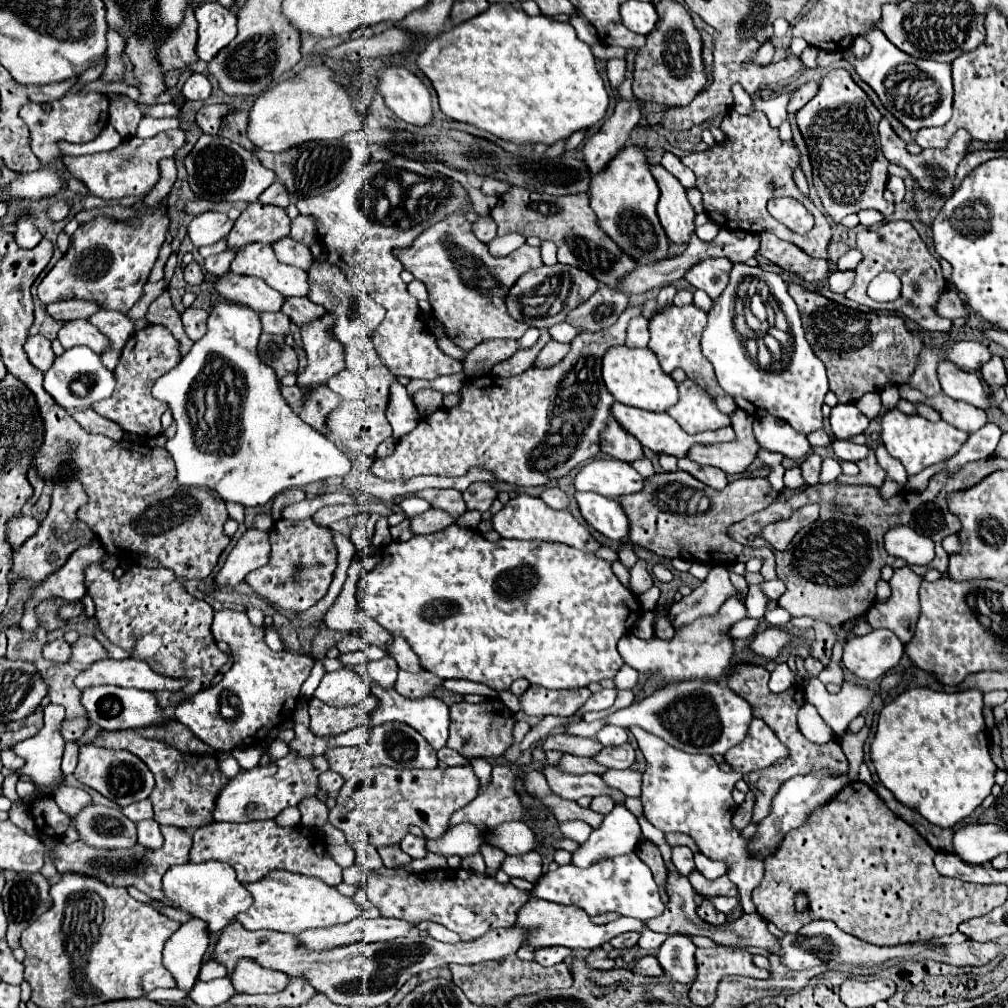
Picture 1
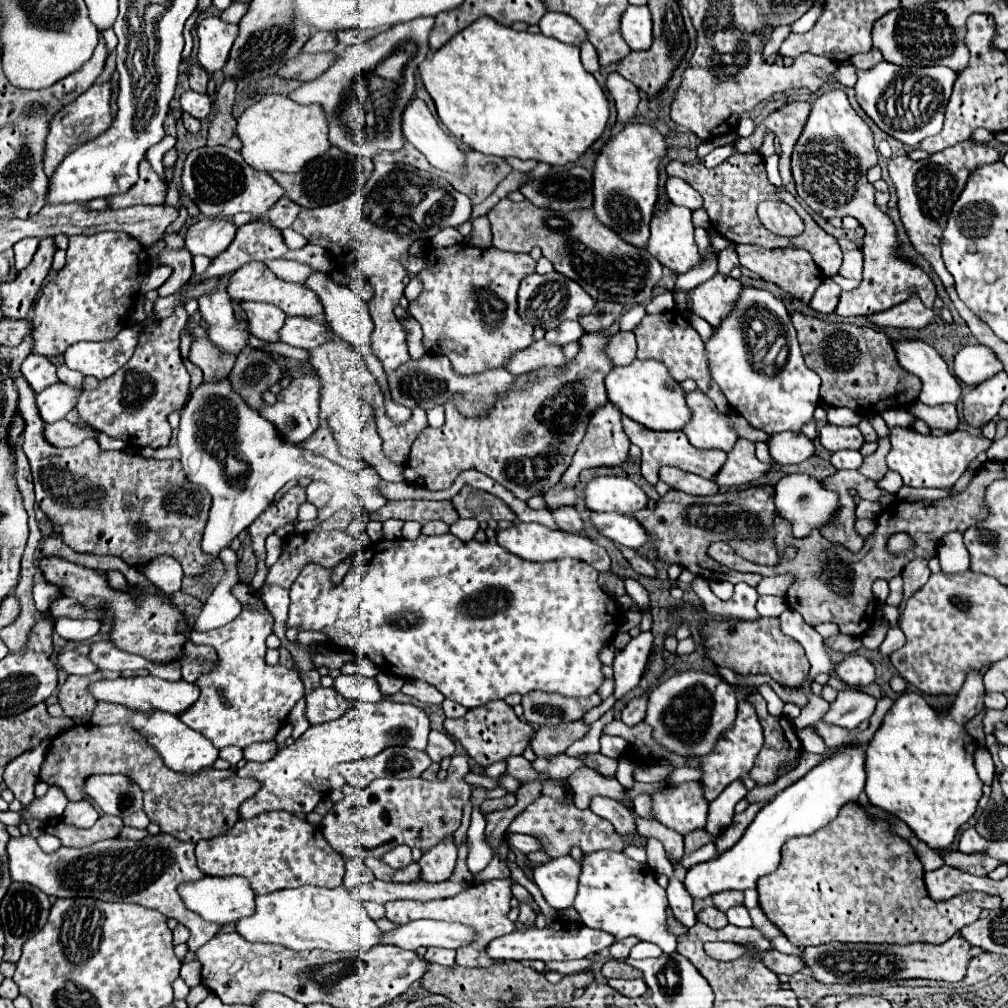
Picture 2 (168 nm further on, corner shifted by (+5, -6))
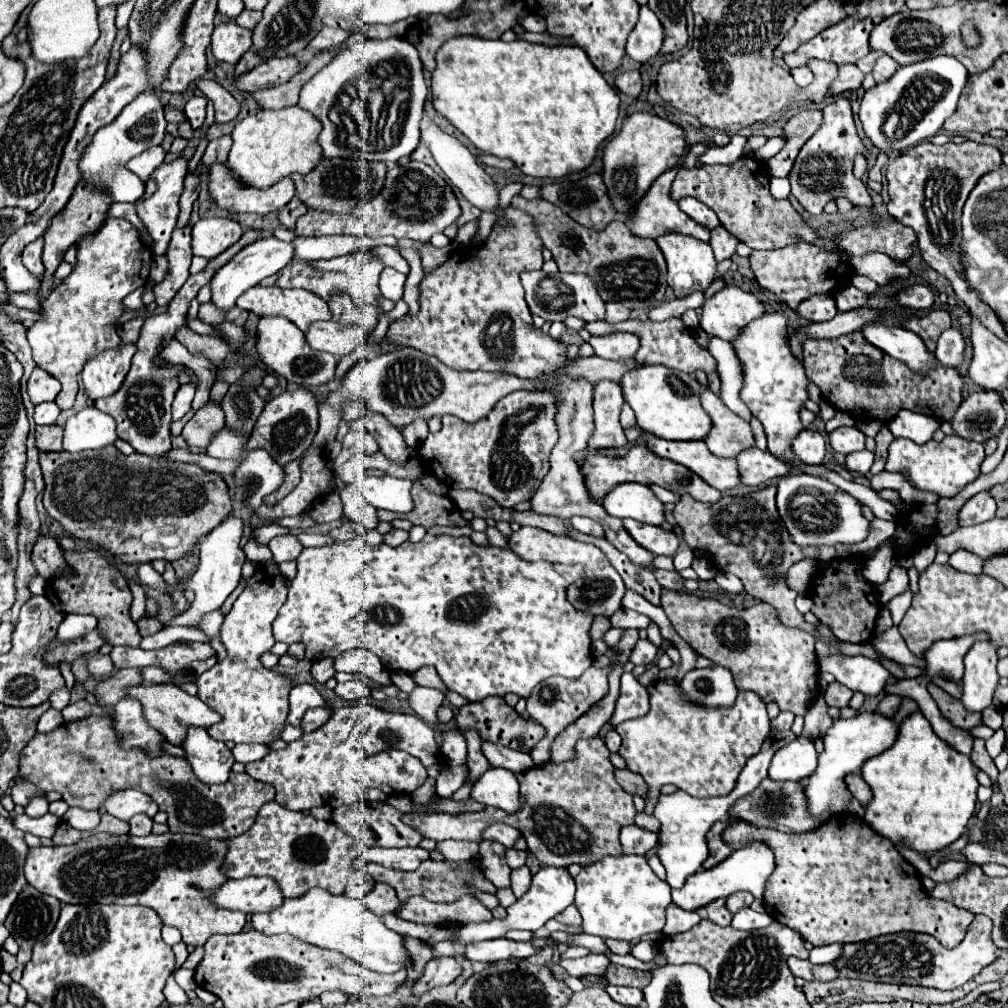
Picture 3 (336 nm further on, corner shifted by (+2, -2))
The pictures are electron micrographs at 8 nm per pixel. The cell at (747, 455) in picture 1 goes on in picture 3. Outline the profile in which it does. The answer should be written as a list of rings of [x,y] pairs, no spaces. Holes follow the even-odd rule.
[[[751,447],[749,451],[741,451],[737,463],[743,485],[761,485],[769,479],[783,477],[789,473],[787,463],[775,459],[769,451],[761,451],[757,447]]]

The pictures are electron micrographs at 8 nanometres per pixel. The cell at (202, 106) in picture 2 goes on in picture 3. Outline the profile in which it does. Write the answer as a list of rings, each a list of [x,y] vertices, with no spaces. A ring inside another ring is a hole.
[[[195,95],[195,97],[191,97],[187,101],[183,113],[189,119],[191,129],[199,129],[203,125],[203,121],[205,121],[205,105],[207,105],[207,99],[199,97],[199,95]]]

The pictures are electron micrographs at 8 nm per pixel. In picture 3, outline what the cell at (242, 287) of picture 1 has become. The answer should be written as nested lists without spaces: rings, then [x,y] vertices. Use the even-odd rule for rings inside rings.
[[[275,317],[275,319],[259,319],[259,327],[257,327],[257,353],[259,359],[271,369],[275,371],[275,375],[285,377],[289,383],[313,389],[319,385],[327,385],[333,381],[335,377],[335,367],[337,367],[337,359],[329,353],[323,351],[315,351],[307,345],[303,333],[289,323],[289,319],[283,317]]]

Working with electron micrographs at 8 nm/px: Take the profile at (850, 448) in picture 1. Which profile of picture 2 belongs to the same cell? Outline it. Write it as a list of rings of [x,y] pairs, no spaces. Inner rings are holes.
[[[844,449],[844,451],[834,451],[832,457],[830,457],[830,463],[836,467],[836,469],[858,469],[860,463],[862,463],[862,455],[860,451],[850,451],[850,449]]]

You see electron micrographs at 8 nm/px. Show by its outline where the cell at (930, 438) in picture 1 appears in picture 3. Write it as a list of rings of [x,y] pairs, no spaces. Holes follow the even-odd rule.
[[[957,435],[945,437],[941,443],[931,441],[925,445],[915,445],[909,439],[895,439],[889,447],[885,471],[905,475],[915,489],[931,491],[939,497],[955,497],[967,483],[975,481],[980,475],[980,466],[985,457],[983,444],[959,439]]]

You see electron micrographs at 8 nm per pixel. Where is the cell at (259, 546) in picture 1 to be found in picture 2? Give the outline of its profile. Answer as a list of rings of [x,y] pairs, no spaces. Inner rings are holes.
[[[268,535],[266,539],[266,567],[272,567],[272,563],[276,563],[276,559],[280,557],[280,543],[282,539],[278,535]]]

